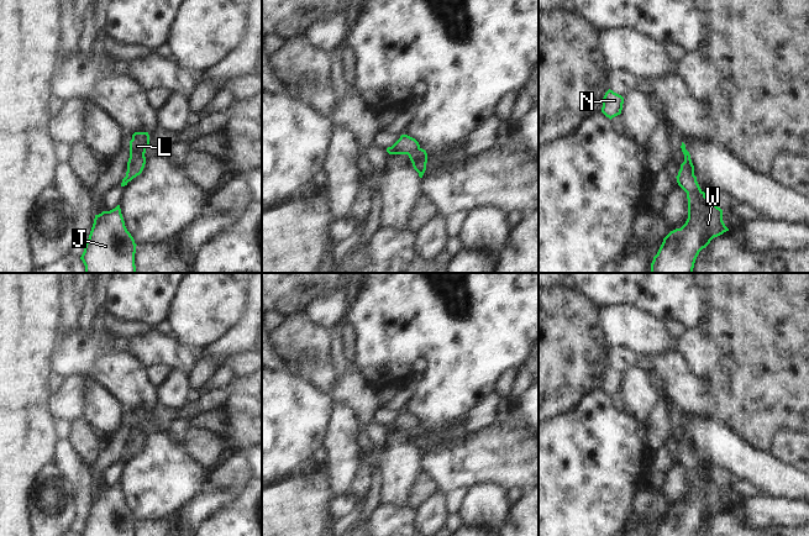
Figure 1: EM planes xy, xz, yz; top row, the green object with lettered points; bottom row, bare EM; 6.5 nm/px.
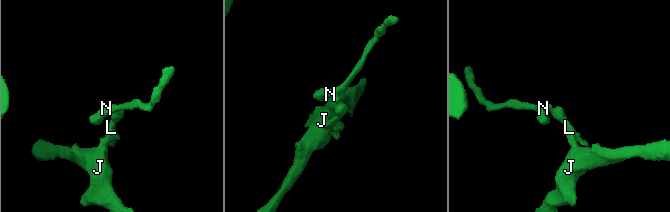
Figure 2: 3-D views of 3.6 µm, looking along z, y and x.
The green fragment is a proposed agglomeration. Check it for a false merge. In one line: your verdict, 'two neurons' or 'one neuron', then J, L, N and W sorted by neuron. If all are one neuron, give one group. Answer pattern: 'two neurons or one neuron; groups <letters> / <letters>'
one neuron; groups J L N W

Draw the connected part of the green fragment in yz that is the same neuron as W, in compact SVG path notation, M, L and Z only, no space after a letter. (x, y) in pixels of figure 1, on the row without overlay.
M682 419L684 438L681 441L677 459L687 469L688 495L681 505L671 508L653 536L697 536L714 514L729 508L723 498L723 487L705 473L700 466L694 442Z

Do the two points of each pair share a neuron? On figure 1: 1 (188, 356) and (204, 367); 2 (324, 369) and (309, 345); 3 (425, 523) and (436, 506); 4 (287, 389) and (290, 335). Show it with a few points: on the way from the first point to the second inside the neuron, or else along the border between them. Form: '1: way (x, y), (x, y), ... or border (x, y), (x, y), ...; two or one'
1: border (199, 352), (188, 372); two
2: way (318, 363), (310, 351); one
3: way (429, 519), (432, 510); one
4: border (294, 373), (306, 378), (319, 389); two

